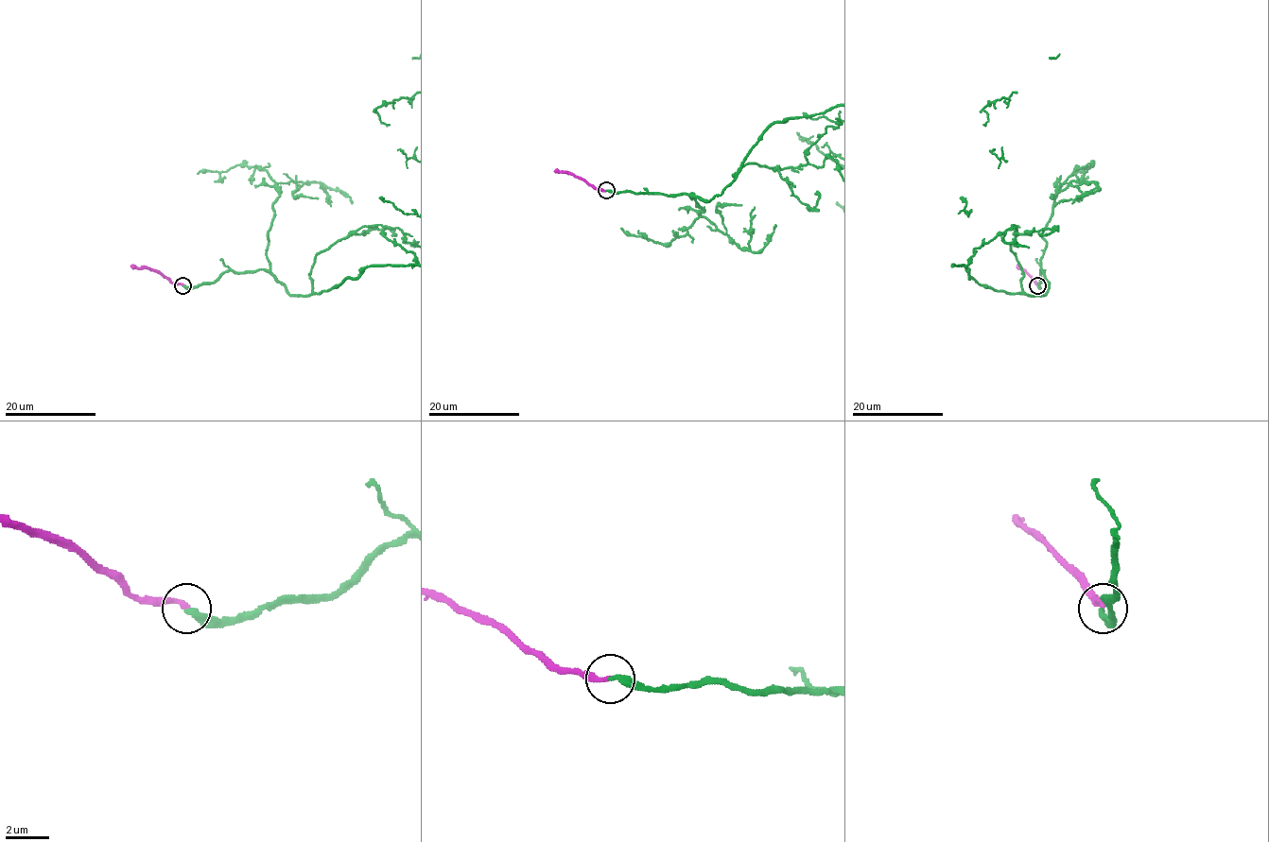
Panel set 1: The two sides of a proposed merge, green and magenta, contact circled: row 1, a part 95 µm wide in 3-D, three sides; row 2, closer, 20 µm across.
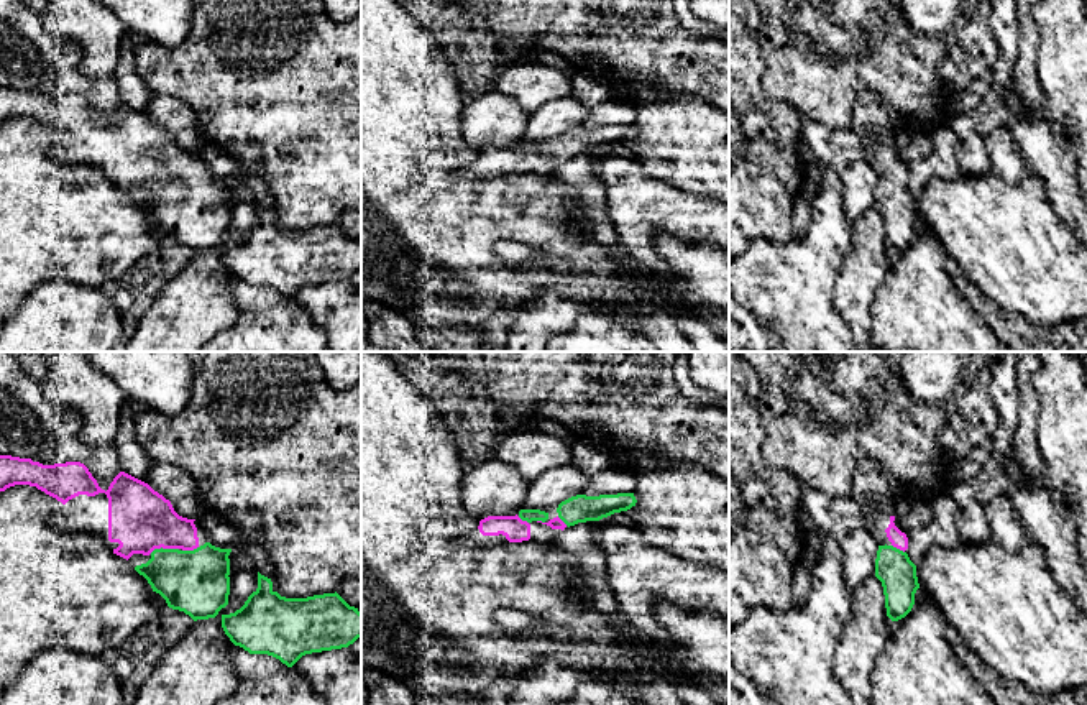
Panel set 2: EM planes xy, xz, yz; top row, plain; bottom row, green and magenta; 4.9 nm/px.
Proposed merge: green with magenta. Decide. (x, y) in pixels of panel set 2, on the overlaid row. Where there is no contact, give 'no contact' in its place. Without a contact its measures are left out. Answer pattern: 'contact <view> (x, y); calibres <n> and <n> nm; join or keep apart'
contact xy (161, 548); calibres 320 and 320 nm; join

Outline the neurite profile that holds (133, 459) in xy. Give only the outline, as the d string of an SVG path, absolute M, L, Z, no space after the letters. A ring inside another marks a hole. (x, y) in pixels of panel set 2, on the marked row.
M128 399L122 406L122 419L113 447L118 452L122 472L146 483L154 460L135 437L135 414L138 409L140 408Z

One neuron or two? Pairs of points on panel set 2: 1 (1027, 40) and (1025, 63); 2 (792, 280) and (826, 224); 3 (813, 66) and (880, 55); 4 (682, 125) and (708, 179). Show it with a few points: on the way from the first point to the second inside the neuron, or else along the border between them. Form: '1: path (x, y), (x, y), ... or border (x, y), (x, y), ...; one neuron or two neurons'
1: path (1027, 45), (1027, 58); one neuron
2: path (800, 267), (826, 237); one neuron
3: path (830, 63), (859, 63), (864, 58); one neuron
4: path (687, 138), (706, 158), (708, 166); one neuron

